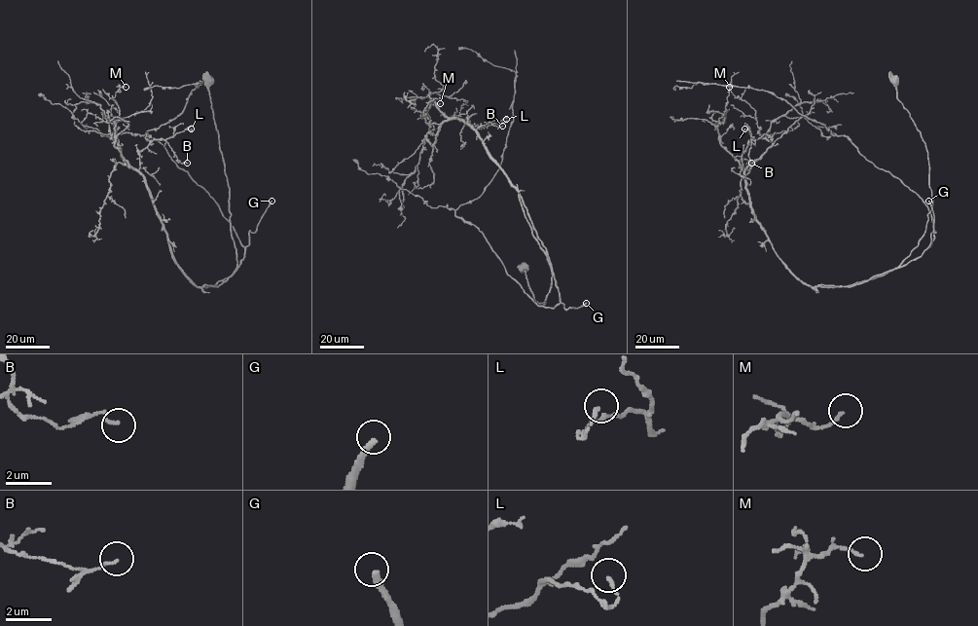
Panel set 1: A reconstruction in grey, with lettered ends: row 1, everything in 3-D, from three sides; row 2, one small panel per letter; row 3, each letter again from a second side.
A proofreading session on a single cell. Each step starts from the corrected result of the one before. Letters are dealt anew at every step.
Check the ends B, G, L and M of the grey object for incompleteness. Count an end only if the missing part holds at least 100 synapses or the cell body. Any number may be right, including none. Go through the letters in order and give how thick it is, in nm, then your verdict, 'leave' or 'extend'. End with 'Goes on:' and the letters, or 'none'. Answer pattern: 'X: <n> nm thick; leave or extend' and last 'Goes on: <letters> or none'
B: 110 nm thick; leave
G: 260 nm thick; extend
L: 140 nm thick; leave
M: 120 nm thick; leave
Goes on: G

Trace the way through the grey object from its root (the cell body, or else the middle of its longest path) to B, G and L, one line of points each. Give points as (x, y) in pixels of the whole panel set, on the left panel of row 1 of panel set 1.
B: (209, 81), (236, 255), (236, 269), (210, 286), (198, 286), (175, 261), (139, 153), (163, 139), (187, 163)
G: (209, 81), (211, 107), (229, 188), (230, 229), (237, 266), (249, 244), (249, 232), (255, 231), (271, 201)
L: (209, 81), (236, 255), (236, 269), (210, 286), (175, 261), (139, 170), (154, 139), (191, 128)

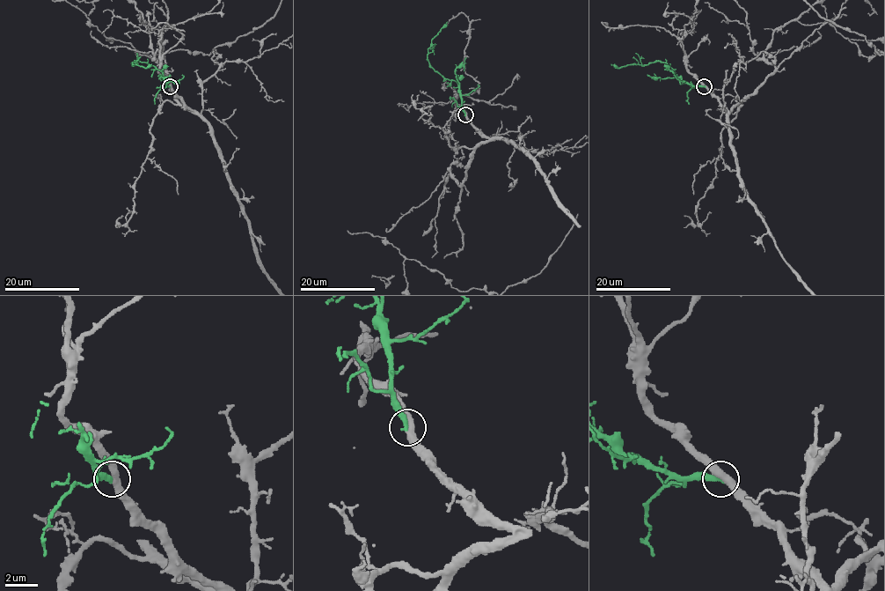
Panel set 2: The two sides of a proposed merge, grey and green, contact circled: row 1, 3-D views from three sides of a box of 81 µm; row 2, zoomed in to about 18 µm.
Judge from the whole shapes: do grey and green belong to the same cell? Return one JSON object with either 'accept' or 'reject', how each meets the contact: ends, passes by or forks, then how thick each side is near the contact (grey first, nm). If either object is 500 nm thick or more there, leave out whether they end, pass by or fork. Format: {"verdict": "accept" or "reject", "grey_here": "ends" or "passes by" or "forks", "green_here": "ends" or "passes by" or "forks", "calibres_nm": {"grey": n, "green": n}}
{"verdict": "accept", "grey_here": "passes by", "green_here": "ends", "calibres_nm": {"grey": 440, "green": 340}}

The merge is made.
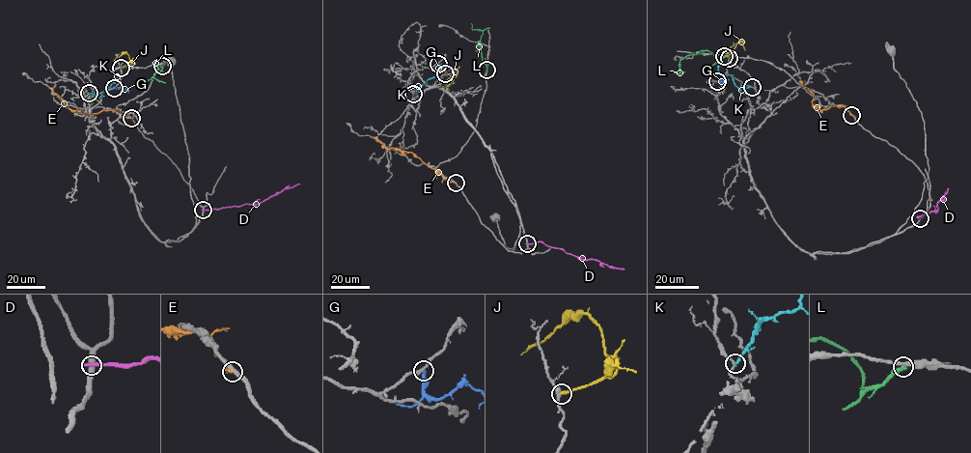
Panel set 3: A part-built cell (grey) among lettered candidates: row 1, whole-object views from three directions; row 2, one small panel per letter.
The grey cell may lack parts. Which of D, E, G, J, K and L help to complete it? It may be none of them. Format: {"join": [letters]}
{"join": []}

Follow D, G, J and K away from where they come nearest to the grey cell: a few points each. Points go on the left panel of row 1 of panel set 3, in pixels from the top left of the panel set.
D: (203, 210), (260, 204), (300, 184)
G: (114, 88), (126, 89), (128, 93)
J: (122, 68), (131, 64), (126, 53), (114, 60)
K: (89, 93), (100, 97), (114, 83), (117, 76), (115, 72)

